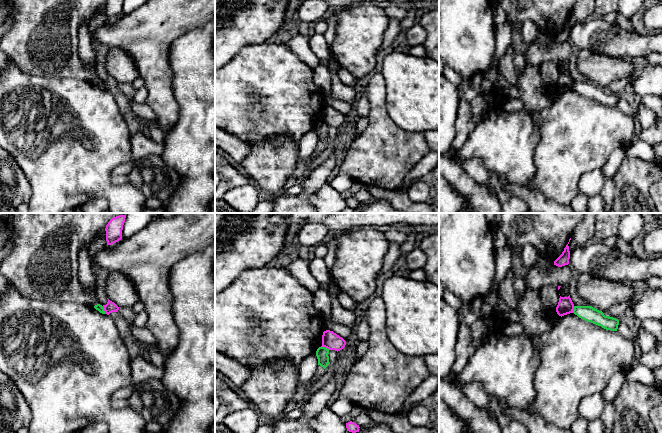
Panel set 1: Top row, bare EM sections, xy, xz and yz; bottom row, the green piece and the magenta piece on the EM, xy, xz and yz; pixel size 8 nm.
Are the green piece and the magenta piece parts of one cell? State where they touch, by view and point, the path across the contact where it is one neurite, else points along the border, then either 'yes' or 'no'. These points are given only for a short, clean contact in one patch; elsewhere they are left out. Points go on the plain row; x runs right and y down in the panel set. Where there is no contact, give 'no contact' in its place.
meets green in xy at (103, 86); border along xy (102, 82), (105, 89); no

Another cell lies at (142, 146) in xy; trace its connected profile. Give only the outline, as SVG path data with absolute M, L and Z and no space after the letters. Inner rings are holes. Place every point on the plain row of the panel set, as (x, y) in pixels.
M131 132L131 146L132 146L132 158L136 162L140 162L143 158L150 155L161 156L163 153L163 146L150 137L141 133Z

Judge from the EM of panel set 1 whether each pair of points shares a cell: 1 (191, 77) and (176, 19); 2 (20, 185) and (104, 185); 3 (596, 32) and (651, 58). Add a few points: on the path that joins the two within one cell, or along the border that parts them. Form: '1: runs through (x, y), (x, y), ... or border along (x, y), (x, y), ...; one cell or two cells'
1: border along (201, 25), (177, 37), (170, 45), (168, 56); two cells
2: border along (18, 164), (31, 189), (31, 197), (28, 202); two cells
3: border along (651, 51), (644, 56); two cells

